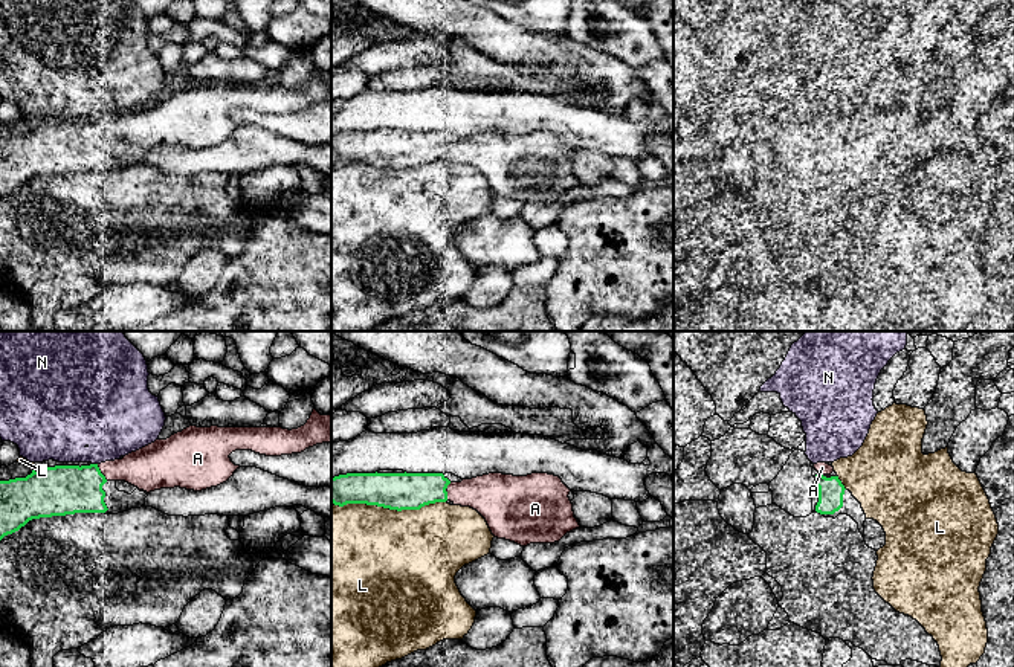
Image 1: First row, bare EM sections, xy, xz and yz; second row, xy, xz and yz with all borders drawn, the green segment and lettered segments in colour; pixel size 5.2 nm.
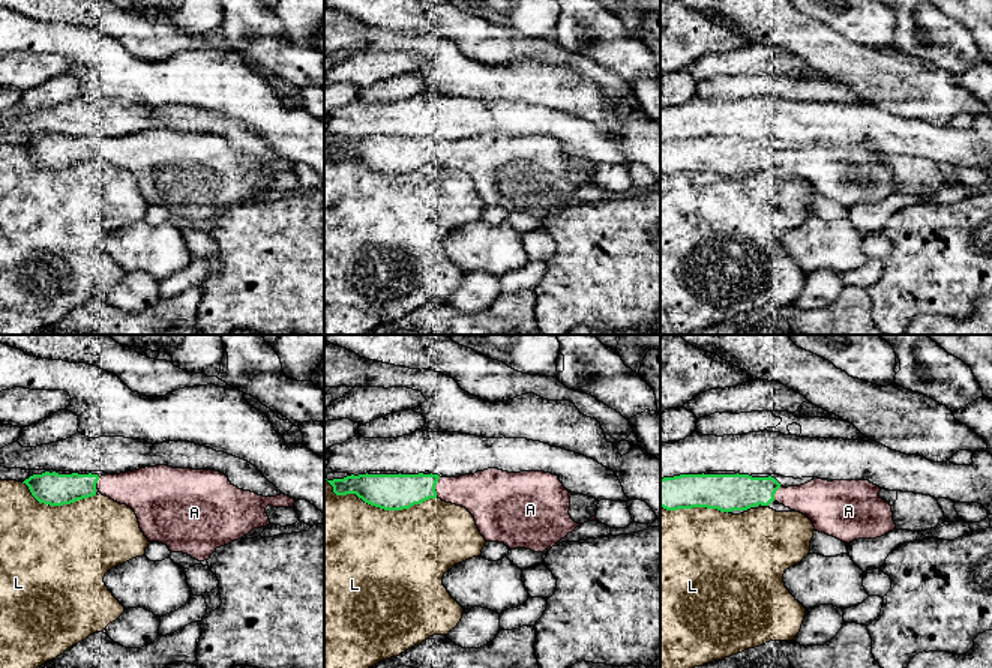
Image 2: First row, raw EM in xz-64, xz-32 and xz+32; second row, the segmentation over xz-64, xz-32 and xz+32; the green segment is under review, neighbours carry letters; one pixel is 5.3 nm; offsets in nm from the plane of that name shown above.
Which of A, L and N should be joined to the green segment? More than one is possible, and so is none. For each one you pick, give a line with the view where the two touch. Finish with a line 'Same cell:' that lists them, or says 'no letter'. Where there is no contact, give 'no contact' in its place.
A: contact in xy
Same cell: A

